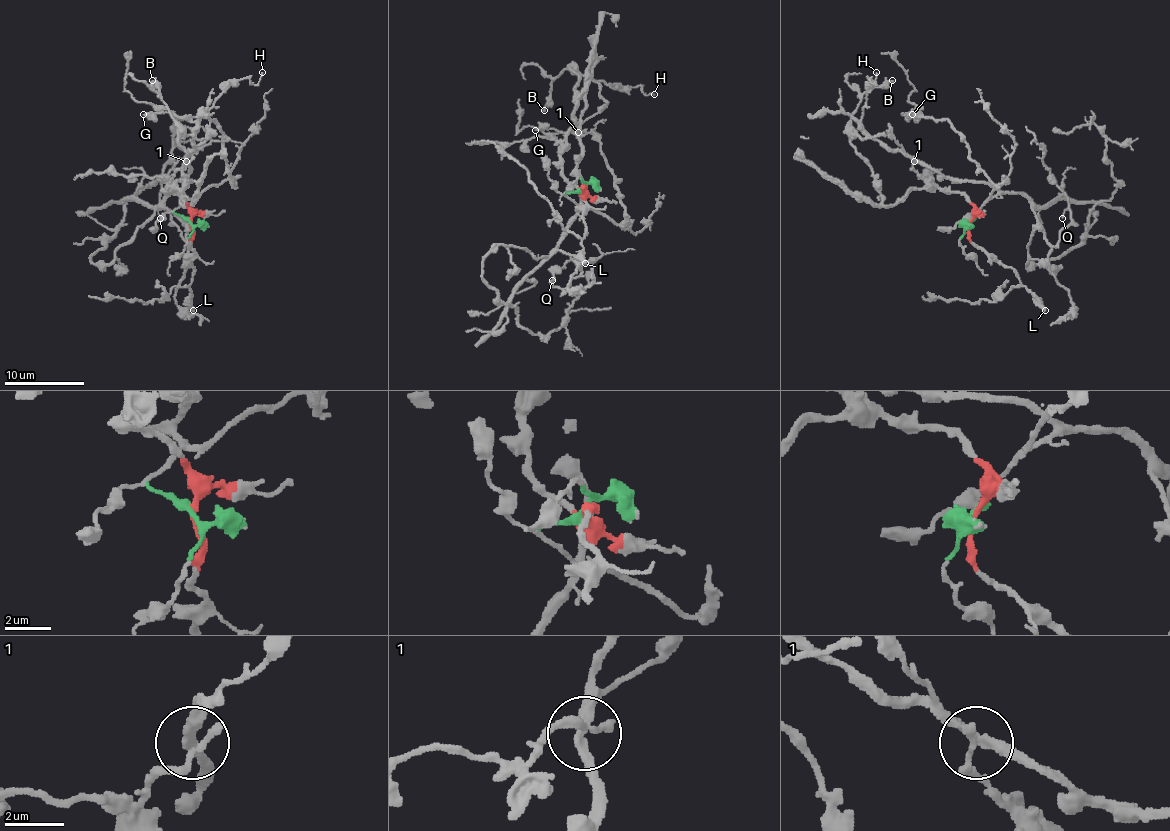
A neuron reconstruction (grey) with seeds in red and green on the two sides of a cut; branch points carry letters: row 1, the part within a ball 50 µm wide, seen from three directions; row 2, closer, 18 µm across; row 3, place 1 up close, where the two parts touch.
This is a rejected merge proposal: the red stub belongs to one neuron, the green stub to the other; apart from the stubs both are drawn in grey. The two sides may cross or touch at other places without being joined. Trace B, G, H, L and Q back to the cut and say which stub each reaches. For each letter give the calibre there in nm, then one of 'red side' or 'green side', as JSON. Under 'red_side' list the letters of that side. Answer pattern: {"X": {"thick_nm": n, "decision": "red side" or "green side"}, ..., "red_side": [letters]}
{"B": {"thick_nm": 160, "decision": "red side"}, "G": {"thick_nm": 400, "decision": "green side"}, "H": {"thick_nm": 100, "decision": "green side"}, "L": {"thick_nm": 360, "decision": "red side"}, "Q": {"thick_nm": 90, "decision": "green side"}, "red_side": ["B", "L"]}

